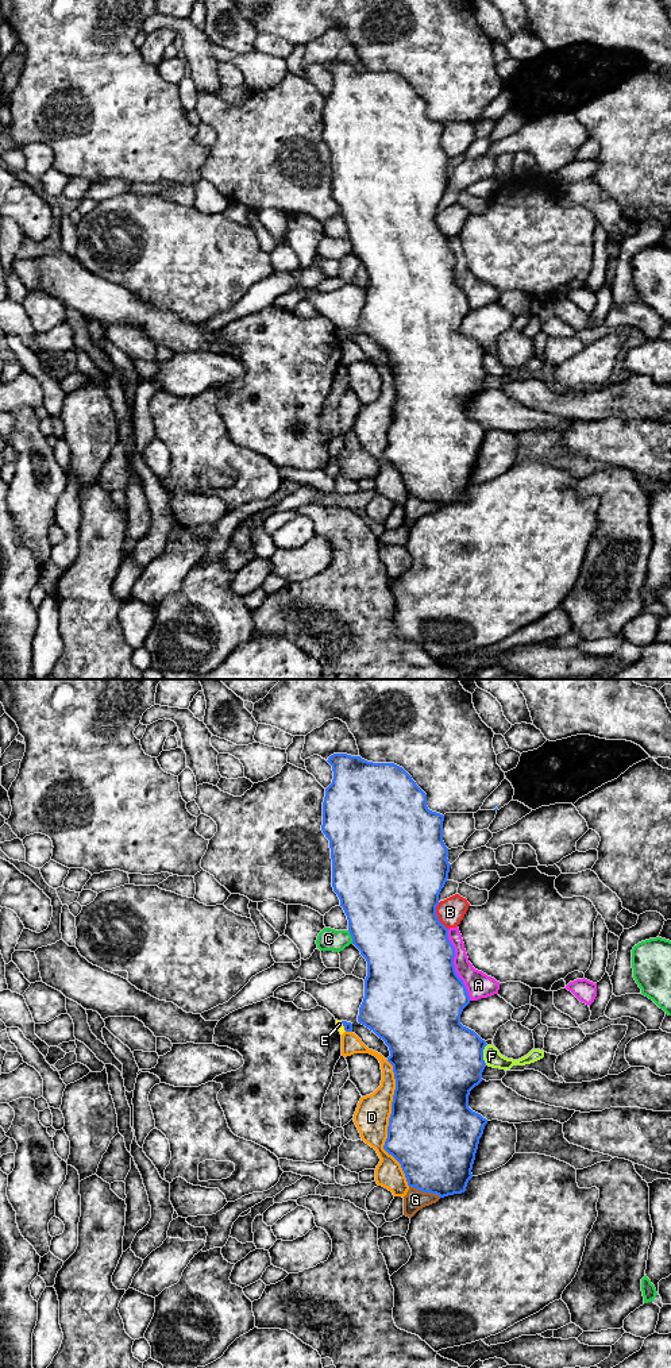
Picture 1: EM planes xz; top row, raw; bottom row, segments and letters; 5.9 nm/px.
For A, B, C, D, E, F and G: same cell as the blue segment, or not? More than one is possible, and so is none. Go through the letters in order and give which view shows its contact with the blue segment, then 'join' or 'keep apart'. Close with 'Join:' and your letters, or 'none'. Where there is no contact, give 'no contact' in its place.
A: contact in xz; keep apart
B: contact in xz; keep apart
C: contact in xz; keep apart
D: contact in xz; keep apart
E: contact in xz; keep apart
F: contact in xz; keep apart
G: contact in xz; keep apart
Join: none

